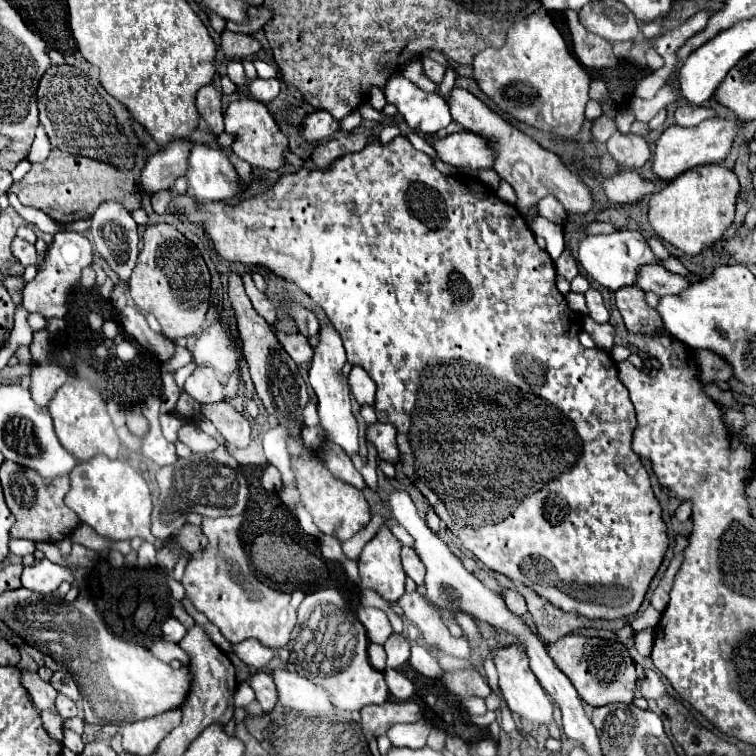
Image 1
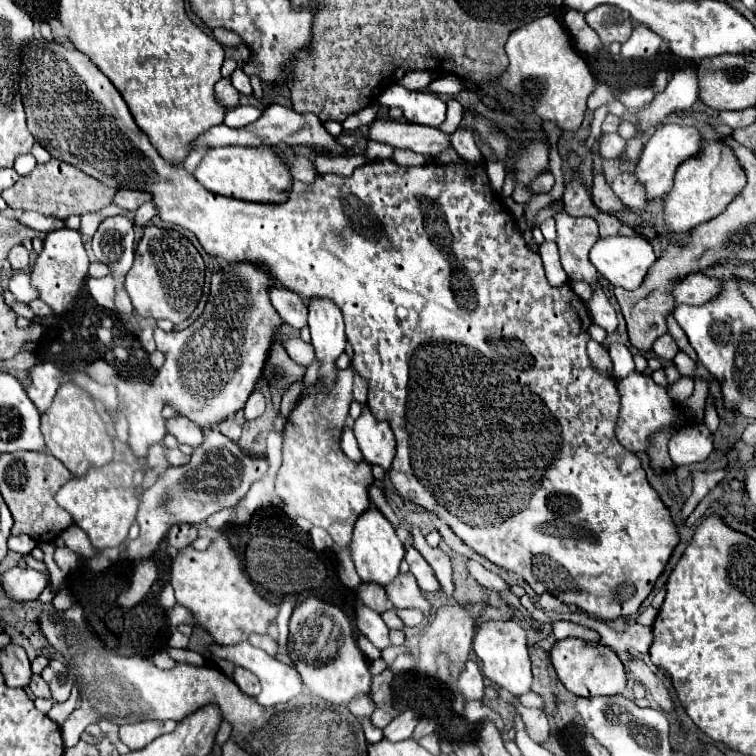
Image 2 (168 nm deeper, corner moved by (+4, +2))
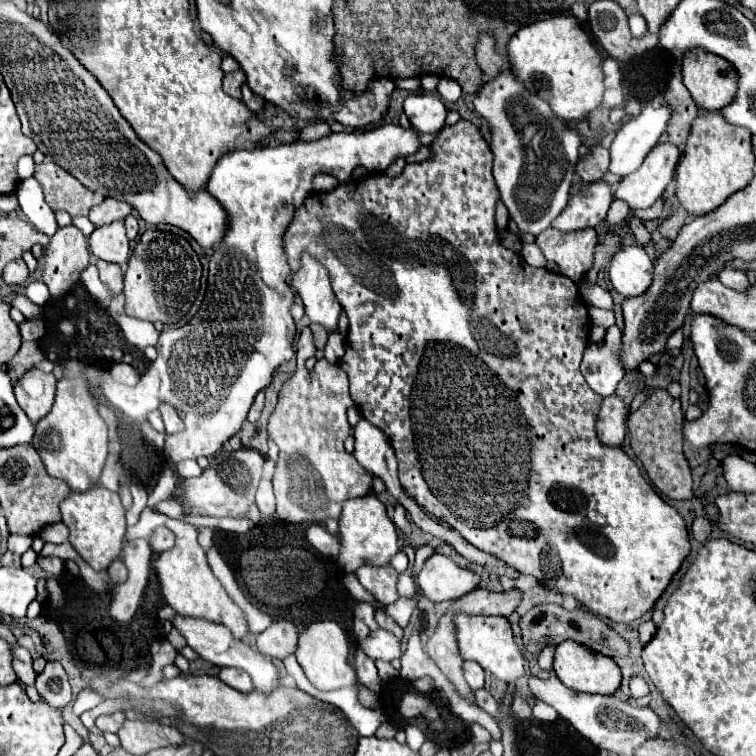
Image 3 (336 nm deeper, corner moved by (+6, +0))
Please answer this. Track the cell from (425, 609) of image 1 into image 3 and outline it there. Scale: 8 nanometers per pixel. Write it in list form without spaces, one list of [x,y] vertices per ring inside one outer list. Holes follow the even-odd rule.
[[[364,565],[362,569],[356,571],[356,577],[358,577],[360,585],[384,605],[390,605],[400,597],[396,591],[398,573],[392,565],[384,565],[384,567]]]

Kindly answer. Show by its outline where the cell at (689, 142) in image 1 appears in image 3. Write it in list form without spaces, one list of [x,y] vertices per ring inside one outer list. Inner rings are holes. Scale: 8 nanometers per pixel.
[[[658,143],[646,155],[638,171],[622,177],[616,199],[624,199],[630,209],[648,209],[672,183],[672,175],[682,153],[674,143]]]

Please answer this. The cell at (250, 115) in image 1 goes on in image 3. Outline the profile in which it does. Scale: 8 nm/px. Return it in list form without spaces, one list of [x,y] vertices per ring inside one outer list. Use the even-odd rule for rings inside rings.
[[[318,173],[318,175],[314,177],[314,181],[312,181],[314,191],[330,191],[330,189],[334,189],[338,183],[340,183],[340,181],[338,181],[336,177],[324,175],[324,173]]]

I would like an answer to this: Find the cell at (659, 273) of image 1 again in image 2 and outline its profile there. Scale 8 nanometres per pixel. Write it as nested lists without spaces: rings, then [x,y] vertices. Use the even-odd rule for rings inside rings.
[[[692,273],[674,285],[674,297],[678,303],[704,305],[722,291],[722,281],[712,279],[704,273]]]

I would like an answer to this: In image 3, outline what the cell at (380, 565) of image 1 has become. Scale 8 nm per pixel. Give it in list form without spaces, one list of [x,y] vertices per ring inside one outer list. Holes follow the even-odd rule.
[[[374,495],[346,501],[346,505],[342,507],[342,515],[340,515],[338,523],[340,523],[338,565],[346,573],[352,573],[362,565],[374,565],[374,567],[388,565],[390,559],[400,551],[396,527],[392,523],[392,519],[386,515],[386,507]]]

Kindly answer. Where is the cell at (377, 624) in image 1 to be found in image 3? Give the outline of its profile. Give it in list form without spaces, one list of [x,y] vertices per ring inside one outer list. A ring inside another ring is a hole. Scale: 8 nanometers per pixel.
[[[382,629],[372,631],[368,635],[368,639],[360,647],[372,659],[382,659],[382,661],[392,661],[392,659],[396,659],[396,657],[402,655],[402,649],[400,649],[398,639],[392,633],[382,631]]]

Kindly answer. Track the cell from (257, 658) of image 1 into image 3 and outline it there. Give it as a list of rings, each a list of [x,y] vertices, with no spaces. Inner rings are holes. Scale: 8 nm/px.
[[[276,621],[256,637],[256,647],[260,653],[268,657],[284,659],[286,655],[296,651],[296,641],[296,627],[290,621]]]

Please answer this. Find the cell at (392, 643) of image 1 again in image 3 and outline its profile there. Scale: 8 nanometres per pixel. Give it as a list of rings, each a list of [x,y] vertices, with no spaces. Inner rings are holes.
[[[378,609],[374,617],[376,617],[376,623],[380,625],[380,629],[386,629],[386,631],[394,633],[394,635],[396,635],[396,639],[398,639],[398,641],[402,641],[402,629],[400,629],[400,627],[398,627],[398,625],[396,625],[396,623],[394,623],[394,621],[384,613],[384,611],[380,611],[380,609]]]

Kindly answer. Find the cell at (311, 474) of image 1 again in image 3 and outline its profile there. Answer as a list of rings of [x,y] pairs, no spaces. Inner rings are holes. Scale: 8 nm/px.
[[[320,359],[312,371],[306,371],[304,365],[298,367],[298,371],[284,383],[282,391],[280,391],[280,397],[278,397],[278,405],[274,409],[274,413],[270,415],[270,421],[268,421],[268,435],[274,439],[274,443],[280,447],[280,457],[278,457],[278,463],[276,463],[276,473],[274,473],[274,495],[276,495],[276,515],[282,519],[282,521],[290,521],[290,523],[312,523],[312,521],[324,521],[324,519],[340,519],[340,513],[342,513],[342,503],[348,501],[348,499],[354,499],[354,497],[364,497],[372,491],[372,475],[354,459],[352,453],[346,453],[344,451],[344,445],[342,441],[350,435],[350,423],[346,419],[346,411],[348,407],[354,407],[354,401],[350,397],[350,389],[348,389],[348,375],[346,371],[340,367],[340,365],[332,365],[328,363],[326,359]]]

